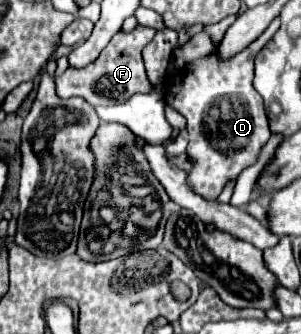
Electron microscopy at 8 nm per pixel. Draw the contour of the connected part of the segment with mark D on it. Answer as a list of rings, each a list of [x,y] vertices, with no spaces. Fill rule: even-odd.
[[[277,16],[255,42],[251,42],[243,52],[239,52],[237,56],[233,56],[227,62],[219,62],[217,56],[199,58],[199,60],[193,60],[191,64],[187,64],[187,70],[189,70],[187,74],[167,76],[167,80],[165,80],[167,104],[173,106],[177,112],[181,112],[187,118],[187,130],[189,130],[187,154],[189,154],[189,160],[193,162],[193,170],[189,172],[189,184],[193,186],[195,192],[199,192],[201,196],[205,196],[209,200],[217,198],[221,194],[227,180],[237,178],[243,168],[247,168],[255,162],[261,146],[271,136],[263,100],[261,100],[259,92],[255,92],[251,82],[253,82],[253,60],[255,60],[257,52],[273,38],[273,34],[279,30],[279,26],[281,26],[281,18]]]

